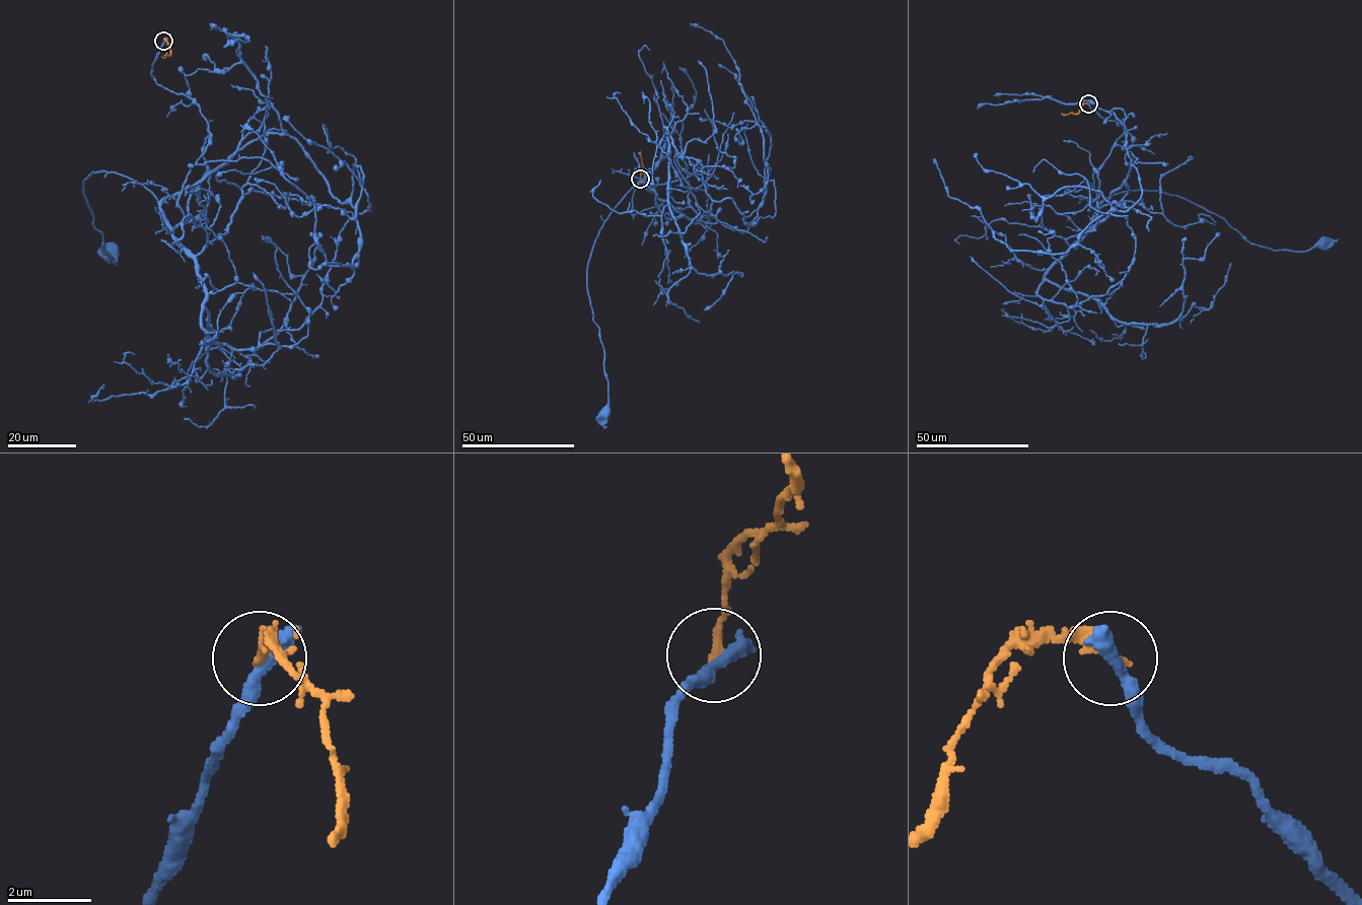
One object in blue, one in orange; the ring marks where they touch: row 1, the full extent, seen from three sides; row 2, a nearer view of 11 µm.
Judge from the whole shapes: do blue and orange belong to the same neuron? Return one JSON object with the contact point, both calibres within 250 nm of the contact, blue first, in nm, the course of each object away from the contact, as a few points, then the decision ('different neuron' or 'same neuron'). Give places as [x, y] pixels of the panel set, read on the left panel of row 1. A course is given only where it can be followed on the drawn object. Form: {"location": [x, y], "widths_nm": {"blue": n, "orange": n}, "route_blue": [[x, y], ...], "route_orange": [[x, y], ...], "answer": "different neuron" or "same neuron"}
{"location": [163, 41], "widths_nm": {"blue": 440, "orange": 280}, "route_blue": [[163, 41], [151, 74], [199, 107], [210, 142], [175, 227], [131, 178], [83, 182], [110, 252]], "route_orange": [[163, 41], [170, 54], [165, 56]], "answer": "different neuron"}

